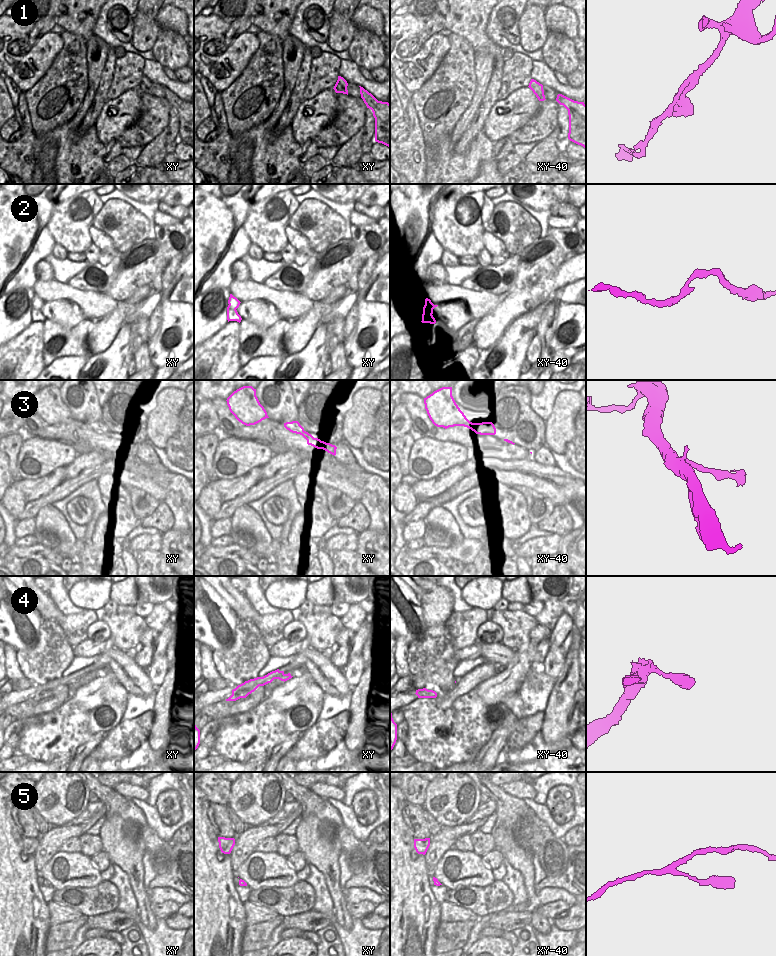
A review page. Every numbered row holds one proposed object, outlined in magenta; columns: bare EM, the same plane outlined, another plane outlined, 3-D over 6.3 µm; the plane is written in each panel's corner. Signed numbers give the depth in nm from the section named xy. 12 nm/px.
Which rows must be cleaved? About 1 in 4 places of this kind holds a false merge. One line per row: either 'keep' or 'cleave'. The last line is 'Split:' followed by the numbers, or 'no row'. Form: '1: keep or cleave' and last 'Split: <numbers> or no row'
1: cleave
2: keep
3: cleave
4: cleave
5: keep
Split: 1, 3, 4

